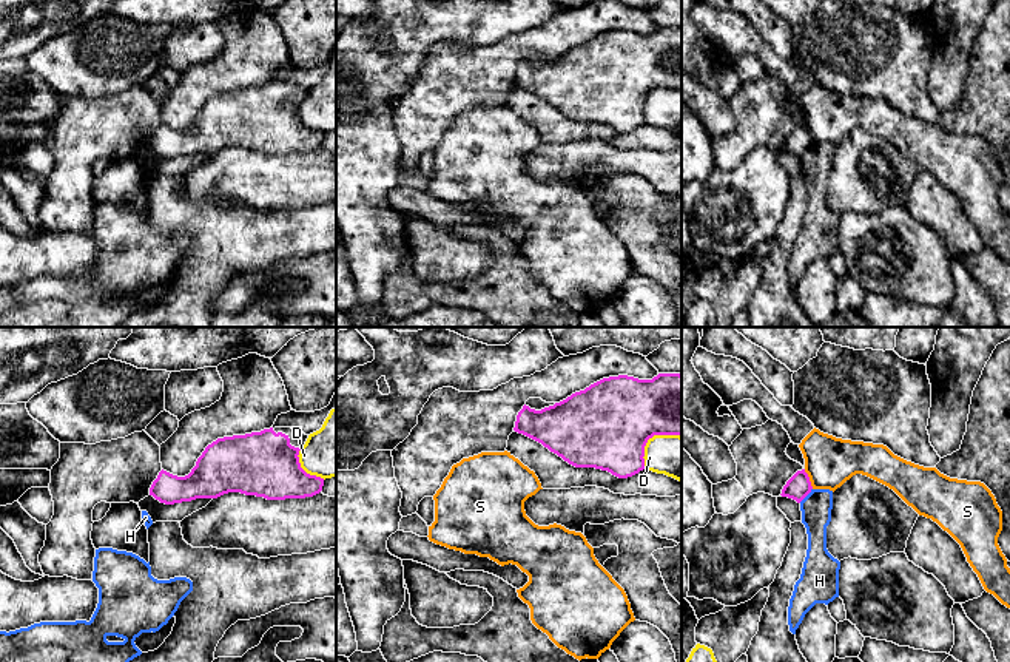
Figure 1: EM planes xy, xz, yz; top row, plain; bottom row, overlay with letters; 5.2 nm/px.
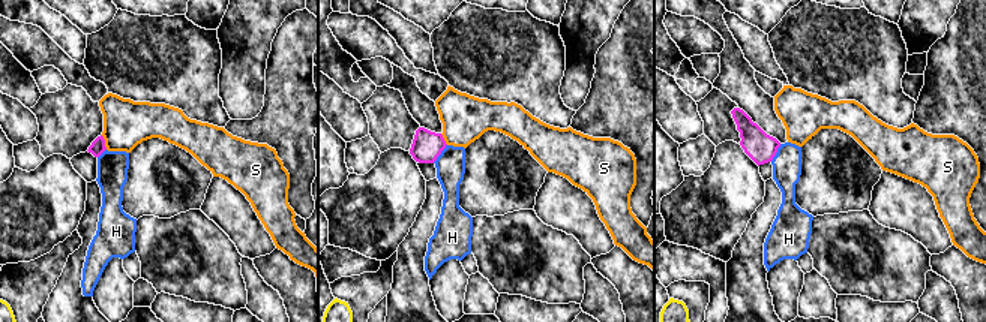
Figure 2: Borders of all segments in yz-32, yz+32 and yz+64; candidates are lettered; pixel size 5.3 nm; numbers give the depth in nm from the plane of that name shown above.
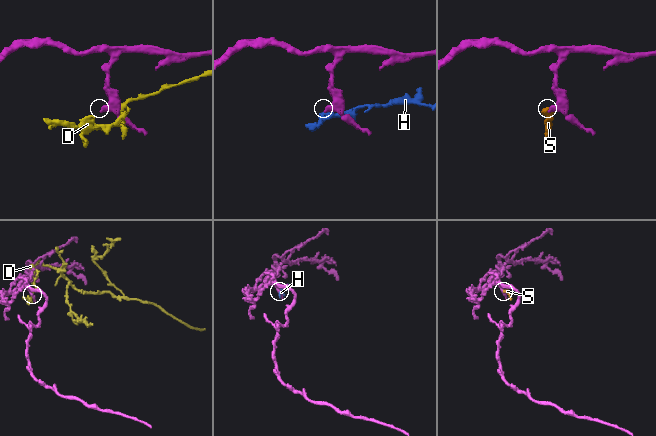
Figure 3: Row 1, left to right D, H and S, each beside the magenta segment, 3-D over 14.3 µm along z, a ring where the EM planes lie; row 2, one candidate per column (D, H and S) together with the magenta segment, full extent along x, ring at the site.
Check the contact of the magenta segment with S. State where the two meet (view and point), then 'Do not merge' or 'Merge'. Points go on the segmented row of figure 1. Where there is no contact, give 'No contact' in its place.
Touches magenta at yz (808, 479). Do not merge

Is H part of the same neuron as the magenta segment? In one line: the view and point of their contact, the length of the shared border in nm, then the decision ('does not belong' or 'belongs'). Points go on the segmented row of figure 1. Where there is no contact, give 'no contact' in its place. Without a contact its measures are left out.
contact yz (805, 496); length 100 nm; does not belong

